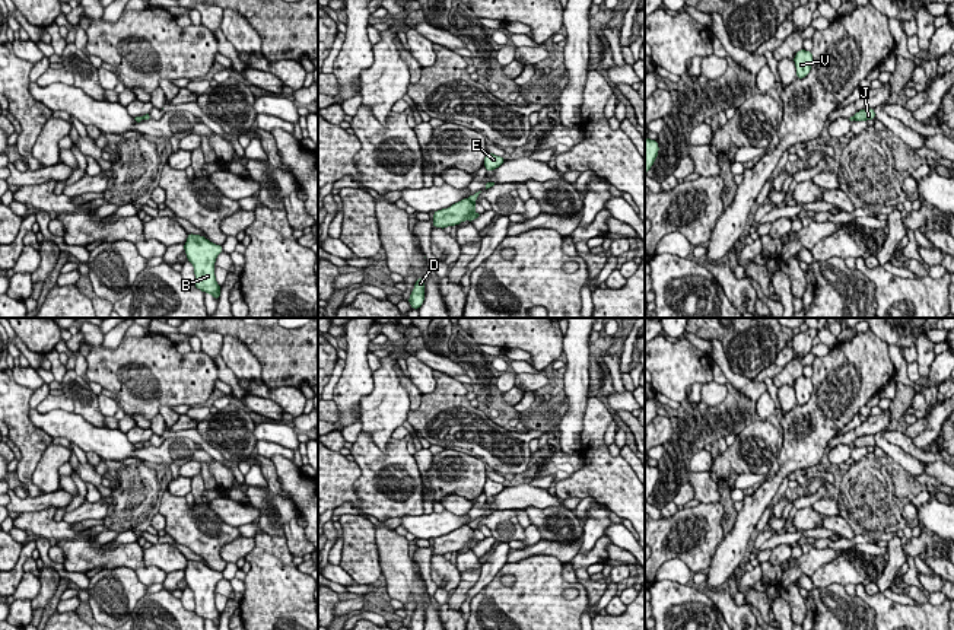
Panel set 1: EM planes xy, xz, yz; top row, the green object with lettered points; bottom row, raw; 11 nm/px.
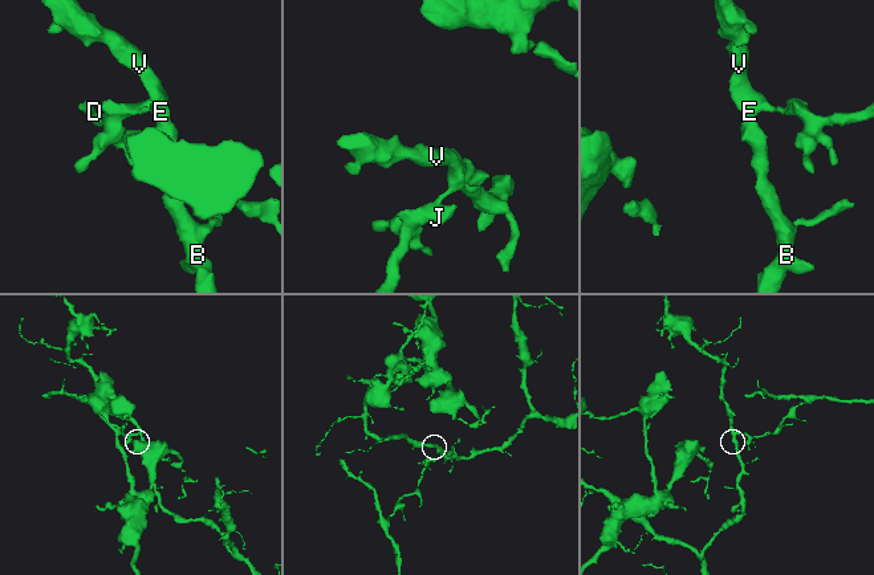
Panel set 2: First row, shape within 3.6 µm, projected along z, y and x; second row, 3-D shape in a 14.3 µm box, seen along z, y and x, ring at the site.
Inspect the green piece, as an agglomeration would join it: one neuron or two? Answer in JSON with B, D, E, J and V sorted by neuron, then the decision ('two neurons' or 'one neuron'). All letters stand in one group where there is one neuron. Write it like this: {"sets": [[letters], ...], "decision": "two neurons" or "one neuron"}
{"sets": [["B", "E", "V"], ["D", "J"]], "decision": "two neurons"}

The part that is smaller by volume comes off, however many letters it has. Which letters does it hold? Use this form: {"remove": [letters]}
{"remove": ["D", "J"]}

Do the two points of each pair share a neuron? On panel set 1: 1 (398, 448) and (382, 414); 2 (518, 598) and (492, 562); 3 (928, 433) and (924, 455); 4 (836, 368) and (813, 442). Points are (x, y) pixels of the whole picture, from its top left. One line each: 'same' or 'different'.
1: different
2: different
3: different
4: same

